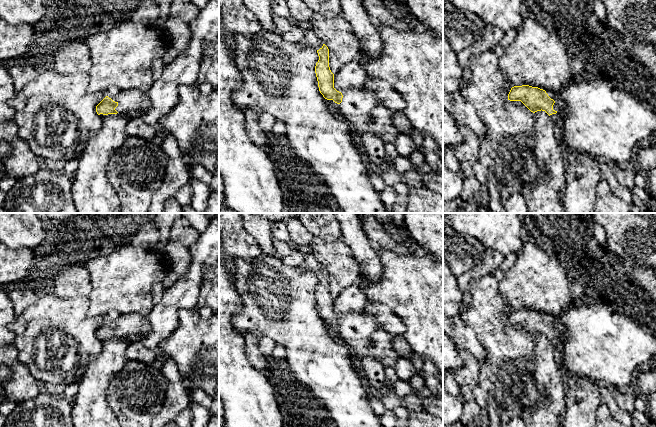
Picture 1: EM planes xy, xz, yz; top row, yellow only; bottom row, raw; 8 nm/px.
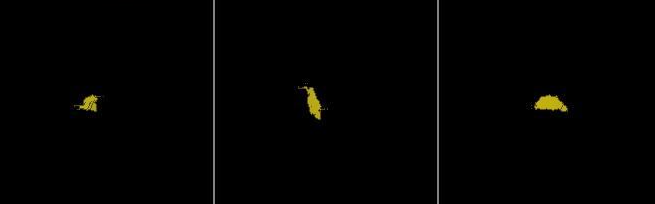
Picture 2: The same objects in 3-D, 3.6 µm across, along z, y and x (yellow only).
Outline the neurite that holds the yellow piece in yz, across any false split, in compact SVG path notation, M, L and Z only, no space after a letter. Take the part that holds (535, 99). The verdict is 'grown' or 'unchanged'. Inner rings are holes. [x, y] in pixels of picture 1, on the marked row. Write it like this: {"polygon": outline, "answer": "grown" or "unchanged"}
{"polygon": "M529 85L514 86L508 94L508 100L521 101L531 112L545 111L554 123L562 117L562 107L551 99L545 90Z", "answer": "grown"}

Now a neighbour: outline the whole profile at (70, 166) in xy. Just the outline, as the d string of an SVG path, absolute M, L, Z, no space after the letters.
M70 159L64 162L64 170L63 172L67 175L73 177L78 168L78 160L77 159Z

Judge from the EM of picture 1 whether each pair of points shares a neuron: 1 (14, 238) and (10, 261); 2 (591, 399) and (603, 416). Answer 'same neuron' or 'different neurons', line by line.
1: different neurons
2: different neurons

